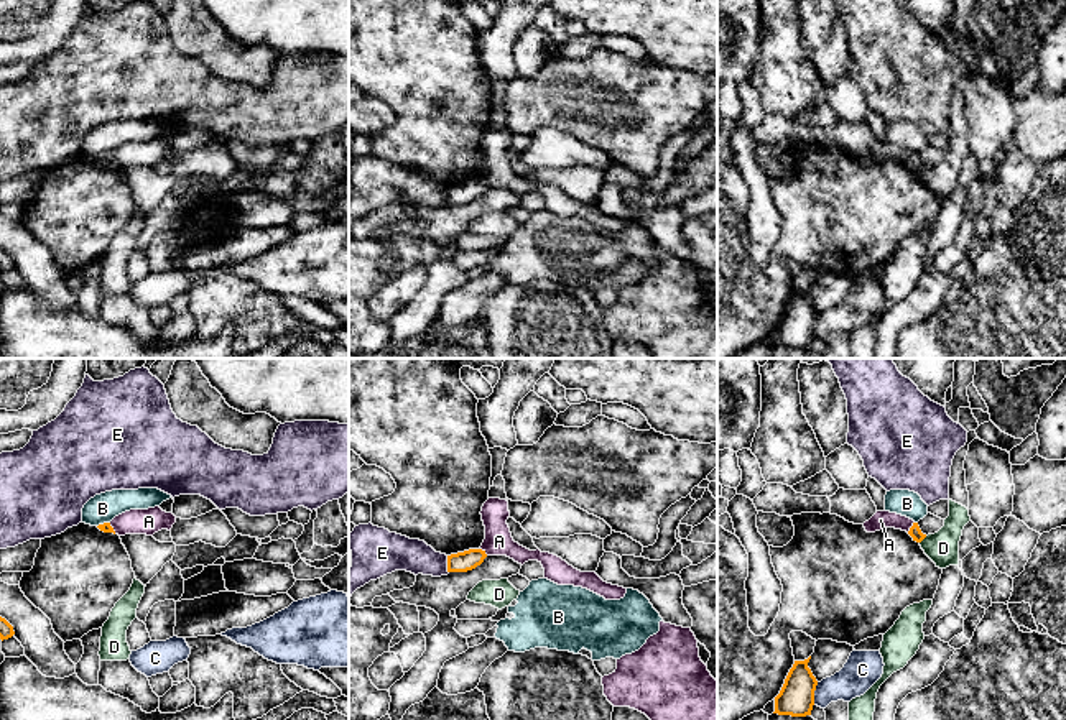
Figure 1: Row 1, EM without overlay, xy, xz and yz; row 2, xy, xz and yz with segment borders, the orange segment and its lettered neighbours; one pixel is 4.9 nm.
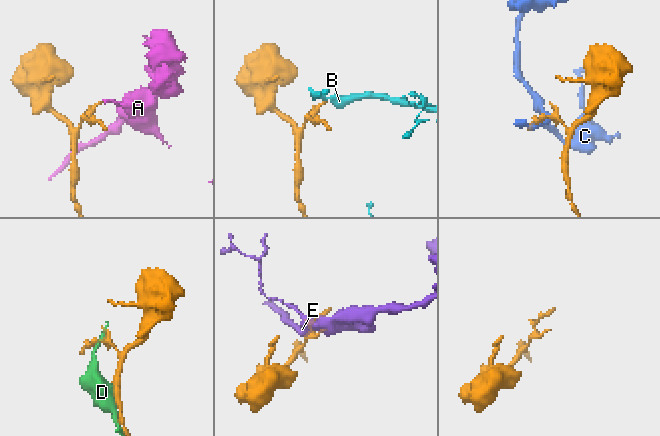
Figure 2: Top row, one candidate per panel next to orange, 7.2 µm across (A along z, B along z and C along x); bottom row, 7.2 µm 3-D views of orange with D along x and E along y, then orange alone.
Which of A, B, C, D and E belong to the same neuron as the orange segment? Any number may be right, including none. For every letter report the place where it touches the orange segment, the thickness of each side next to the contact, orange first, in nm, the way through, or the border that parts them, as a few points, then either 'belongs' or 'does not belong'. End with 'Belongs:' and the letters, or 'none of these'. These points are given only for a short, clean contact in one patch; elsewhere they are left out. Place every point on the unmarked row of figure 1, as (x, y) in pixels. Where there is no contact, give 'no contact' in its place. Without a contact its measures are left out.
A: yz (912, 158) | 60/90 nm | along yz (913, 153), (907, 163) | does not belong
B: xy (104, 155) | 50/140 nm | along xy (109, 153), (97, 158) | does not belong
C: yz (813, 326) | 180/170 nm | along yz (818, 314), (813, 324), (813, 336) | does not belong
D: yz (923, 170) | 60/160 nm | along yz (926, 168), (920, 175) | does not belong
E: xz (448, 196) | 100/180 nm | along xz (446, 188), (448, 204) | does not belong
Belongs: none of these

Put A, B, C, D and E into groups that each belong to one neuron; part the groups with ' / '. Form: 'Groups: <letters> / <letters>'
Groups: A / B / C / D / E

